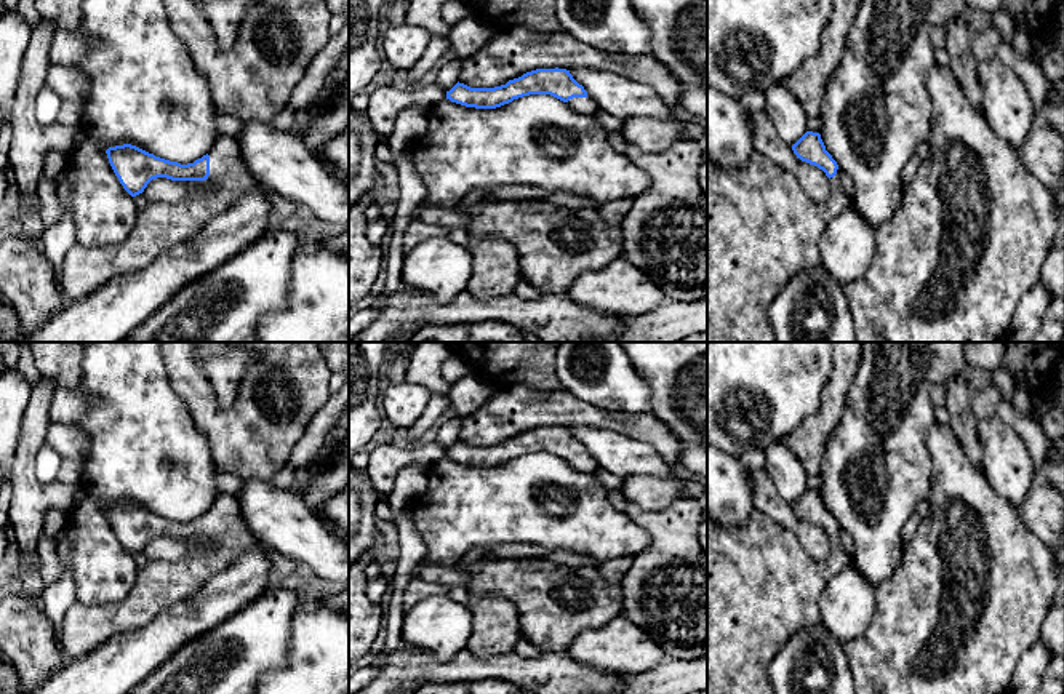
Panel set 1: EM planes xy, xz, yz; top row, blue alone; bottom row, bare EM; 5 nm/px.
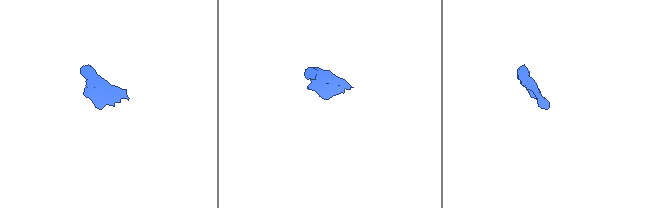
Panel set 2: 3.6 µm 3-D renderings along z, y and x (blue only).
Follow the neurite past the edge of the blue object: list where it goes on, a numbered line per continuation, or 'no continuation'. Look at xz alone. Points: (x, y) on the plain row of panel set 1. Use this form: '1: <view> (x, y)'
1: xz (588, 464)

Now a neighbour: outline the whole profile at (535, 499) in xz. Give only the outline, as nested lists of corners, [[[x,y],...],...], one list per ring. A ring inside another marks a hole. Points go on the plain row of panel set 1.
[[[530,453],[496,467],[466,465],[442,457],[427,470],[427,489],[410,505],[426,544],[422,564],[456,566],[477,548],[523,544],[586,553],[603,563],[634,558],[651,537],[626,512],[616,510],[594,473],[578,472],[550,453]]]

